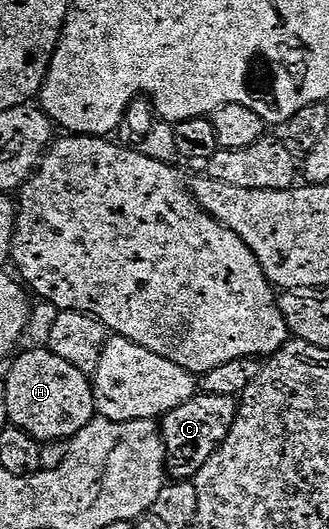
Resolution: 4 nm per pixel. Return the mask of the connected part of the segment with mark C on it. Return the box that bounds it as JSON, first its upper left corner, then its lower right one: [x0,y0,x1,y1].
[162,392,238,479]

